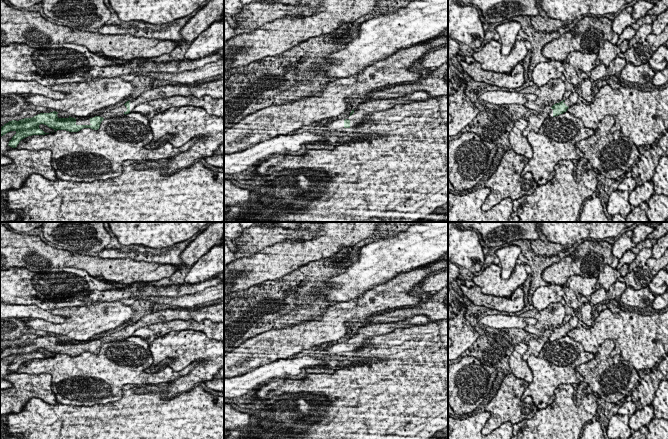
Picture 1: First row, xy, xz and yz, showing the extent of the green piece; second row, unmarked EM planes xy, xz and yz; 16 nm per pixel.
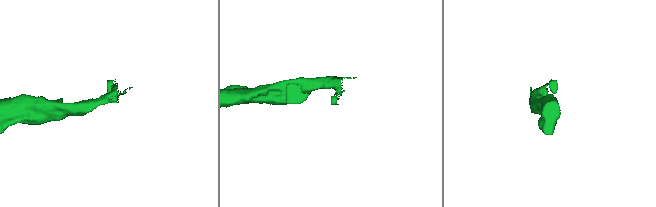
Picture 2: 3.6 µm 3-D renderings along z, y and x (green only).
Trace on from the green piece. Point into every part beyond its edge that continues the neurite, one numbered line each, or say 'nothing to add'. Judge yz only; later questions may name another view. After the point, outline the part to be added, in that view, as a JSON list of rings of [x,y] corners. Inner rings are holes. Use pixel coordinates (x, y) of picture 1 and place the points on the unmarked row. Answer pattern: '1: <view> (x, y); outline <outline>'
1: yz (573, 322); outline [[[578,315],[572,317],[563,327],[565,327],[566,330],[568,330],[568,331],[576,328],[578,325],[579,318],[580,317]]]

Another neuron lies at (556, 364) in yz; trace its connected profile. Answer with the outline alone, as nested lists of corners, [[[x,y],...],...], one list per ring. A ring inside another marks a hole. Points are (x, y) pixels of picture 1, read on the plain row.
[[[568,335],[553,342],[547,341],[537,357],[531,354],[527,359],[533,380],[521,400],[530,396],[538,410],[548,407],[553,403],[559,385],[580,384],[584,380],[576,367],[593,358],[594,354],[586,352]]]

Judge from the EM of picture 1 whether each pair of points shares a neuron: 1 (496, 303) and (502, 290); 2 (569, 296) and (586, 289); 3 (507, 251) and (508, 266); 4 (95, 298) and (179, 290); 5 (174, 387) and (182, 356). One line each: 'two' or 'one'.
1: two
2: one
3: one
4: one
5: one

